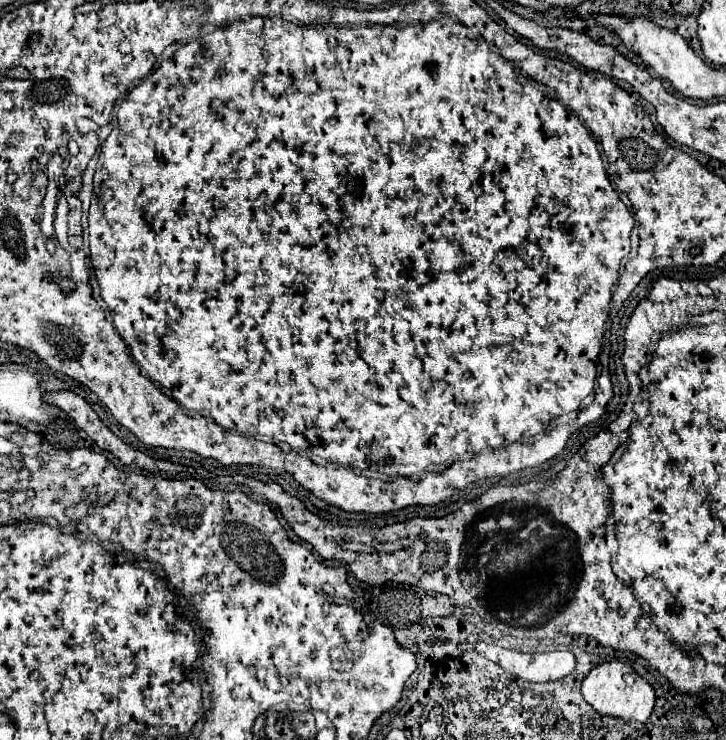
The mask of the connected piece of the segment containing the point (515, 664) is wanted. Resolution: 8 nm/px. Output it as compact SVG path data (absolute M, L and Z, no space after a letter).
M479 642L475 648L481 656L499 664L503 670L527 682L551 682L569 676L575 670L575 656L567 650L553 650L543 654L521 654L495 644Z

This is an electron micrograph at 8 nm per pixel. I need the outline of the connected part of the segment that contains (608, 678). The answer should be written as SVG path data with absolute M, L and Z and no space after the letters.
M623 662L597 664L585 676L585 680L581 684L581 692L587 700L587 704L591 704L599 714L617 716L623 720L637 720L641 724L647 722L647 718L653 712L653 704L655 704L655 692L651 688L651 684L645 678L641 678L629 664L623 664Z

